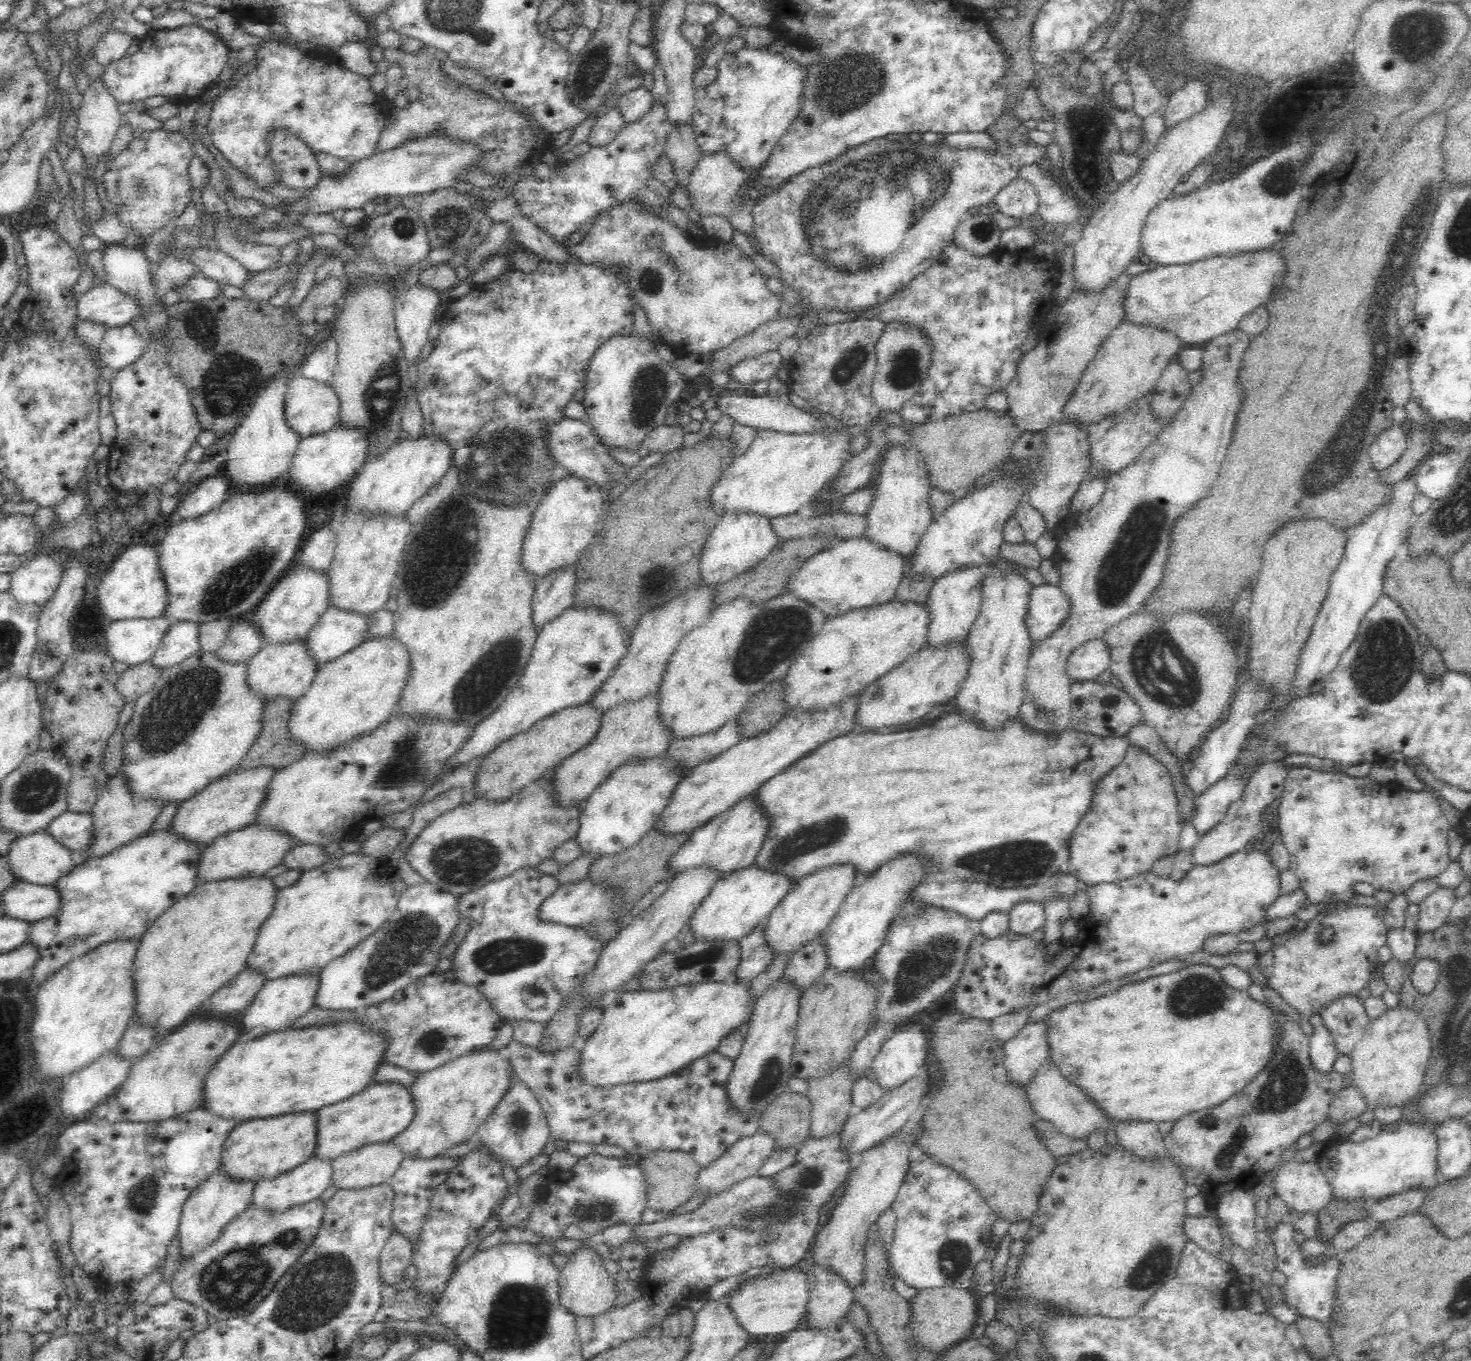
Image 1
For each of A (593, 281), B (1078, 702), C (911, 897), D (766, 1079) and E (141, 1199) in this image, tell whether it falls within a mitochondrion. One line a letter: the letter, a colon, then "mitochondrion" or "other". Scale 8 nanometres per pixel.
A: other
B: other
C: other
D: mitochondrion
E: mitochondrion

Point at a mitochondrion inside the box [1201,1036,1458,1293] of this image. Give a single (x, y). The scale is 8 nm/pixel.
(1284, 1085)

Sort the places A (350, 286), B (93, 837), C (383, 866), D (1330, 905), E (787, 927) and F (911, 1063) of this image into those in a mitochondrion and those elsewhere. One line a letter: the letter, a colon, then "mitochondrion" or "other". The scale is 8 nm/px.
A: other
B: other
C: other
D: other
E: other
F: other

